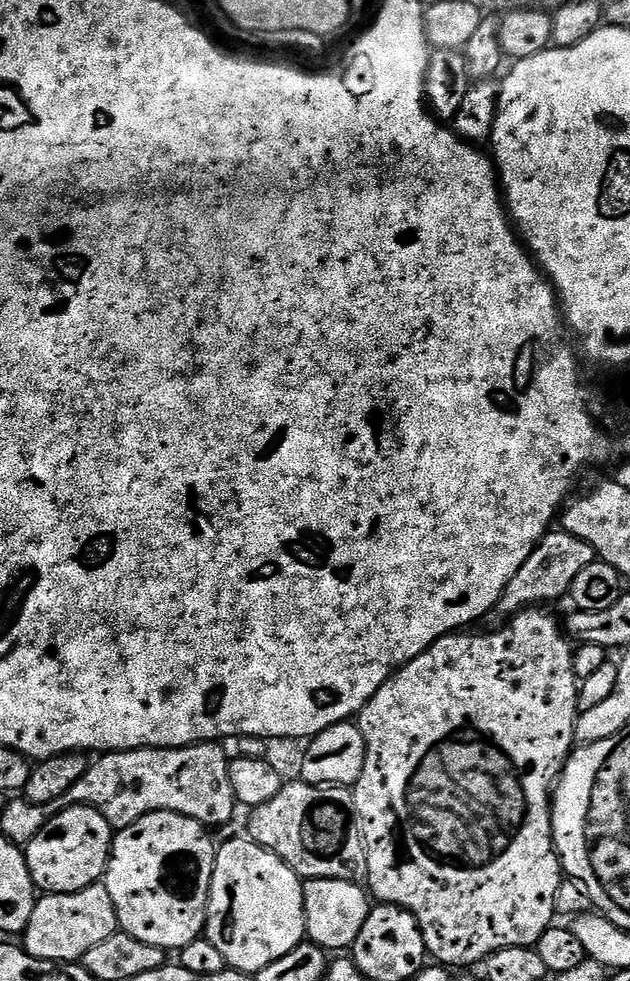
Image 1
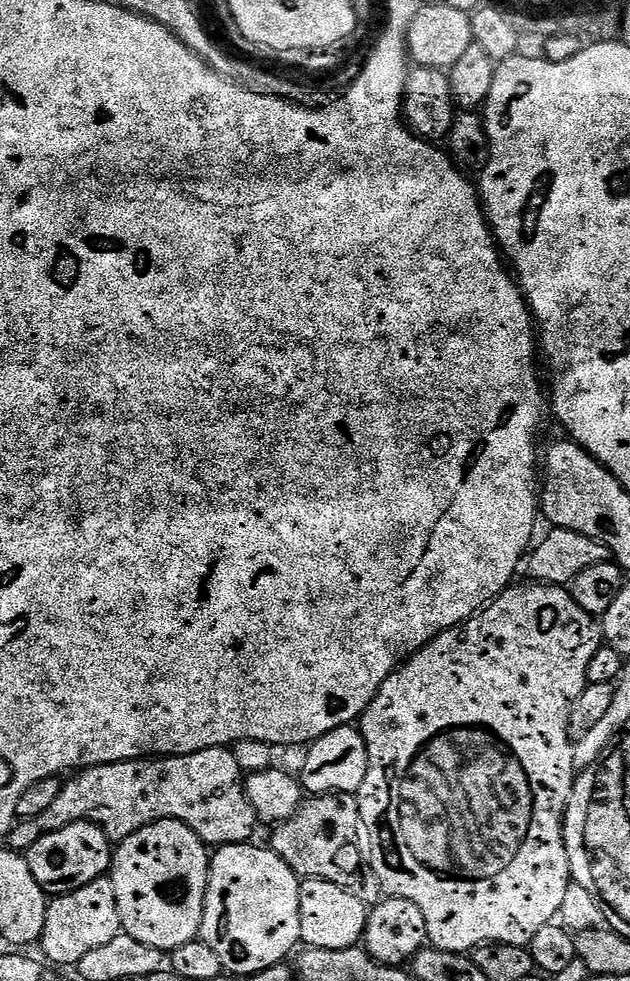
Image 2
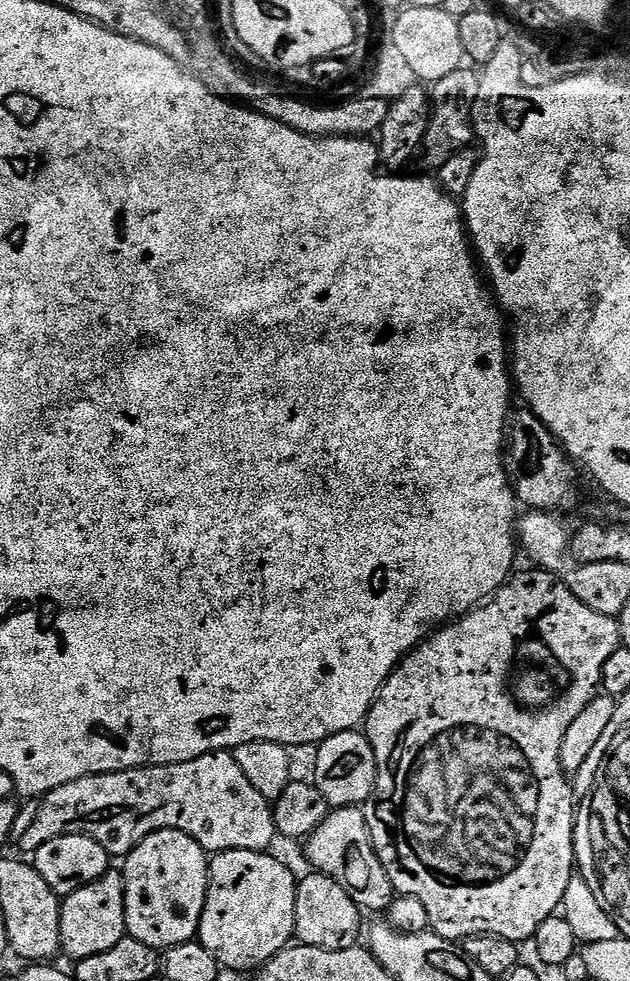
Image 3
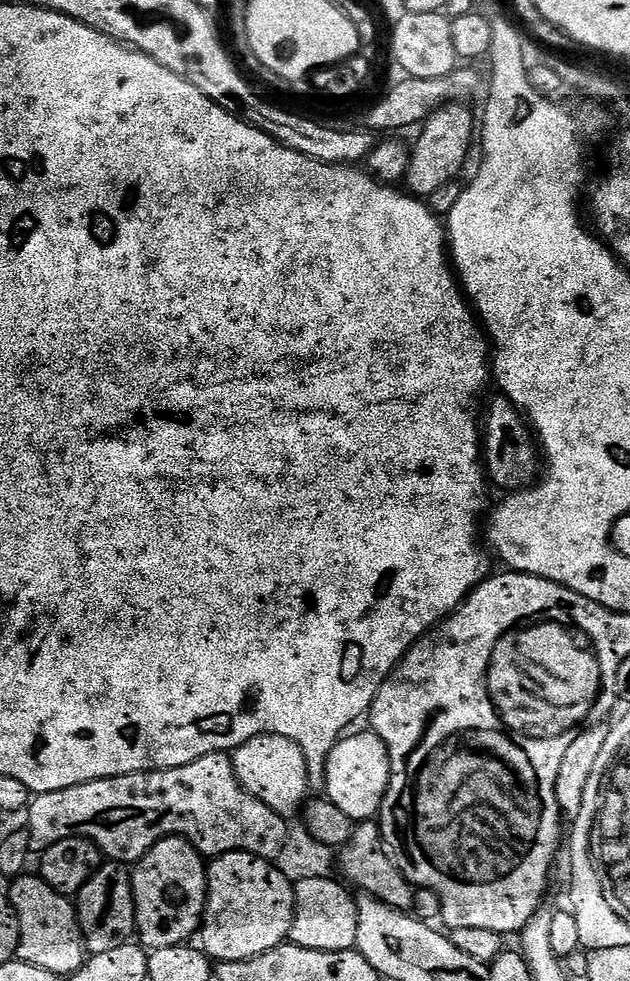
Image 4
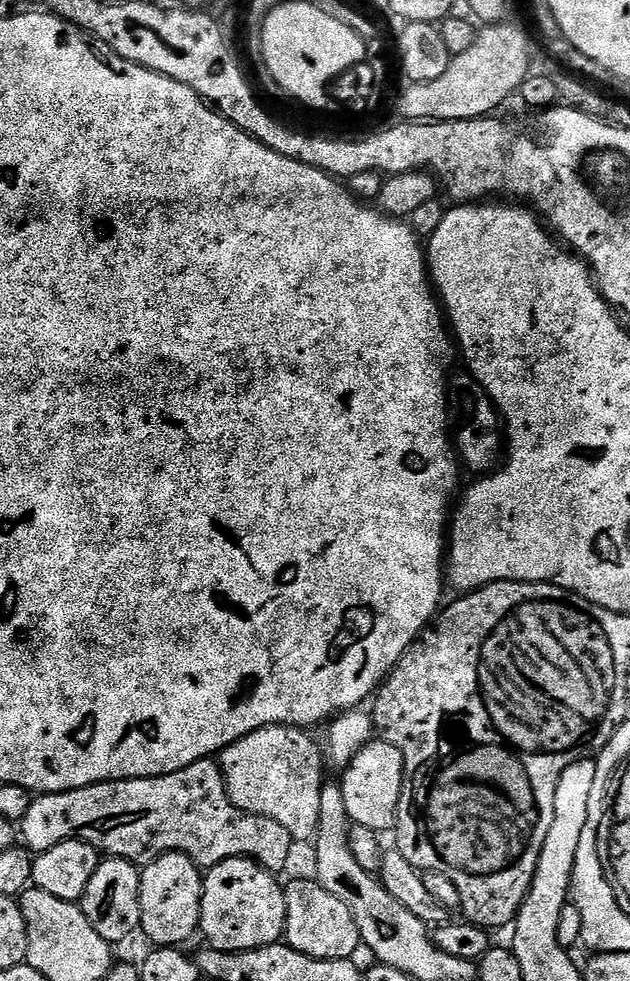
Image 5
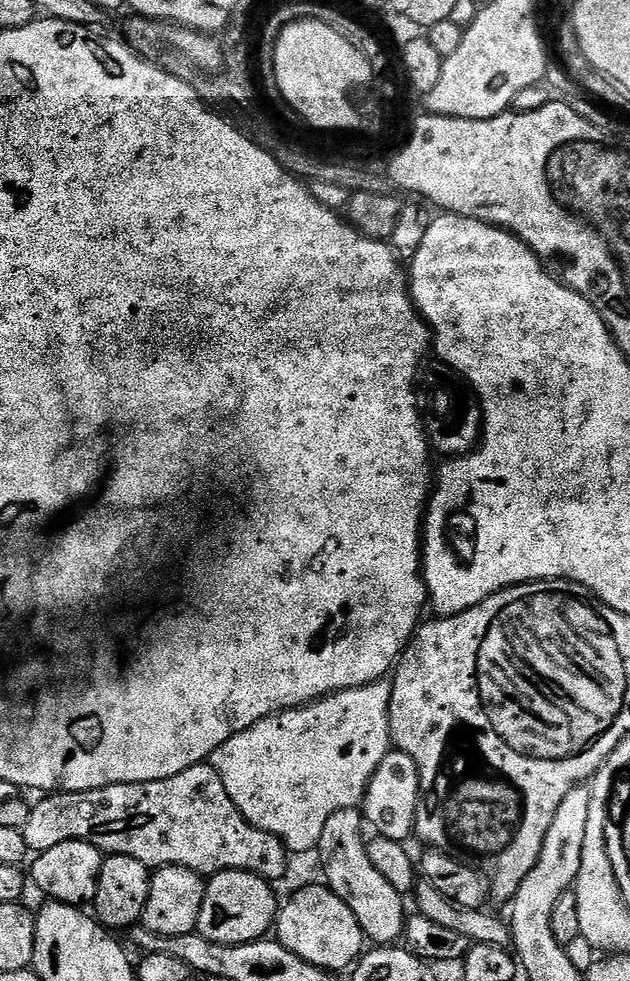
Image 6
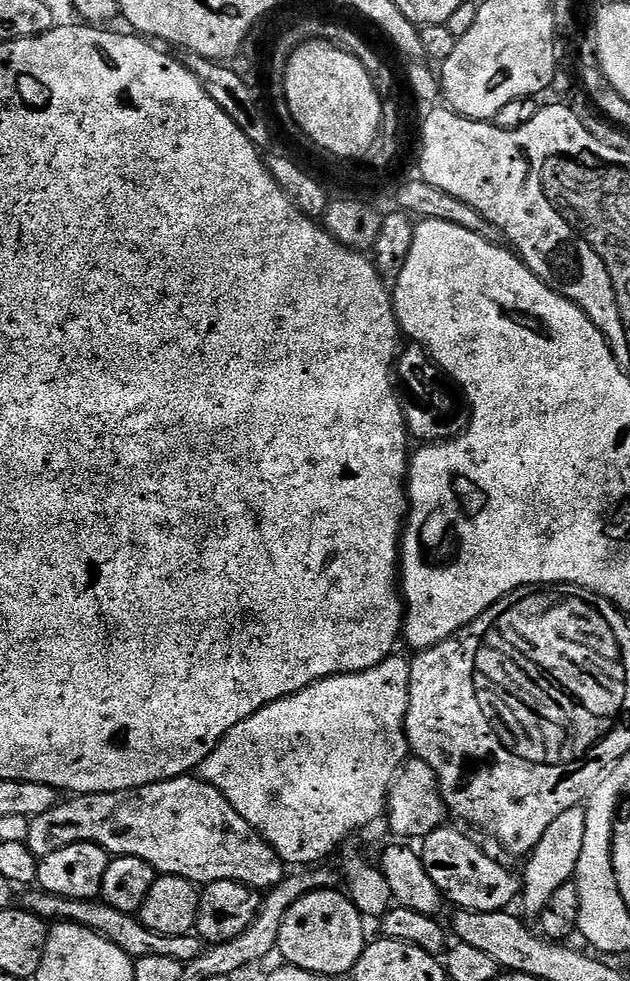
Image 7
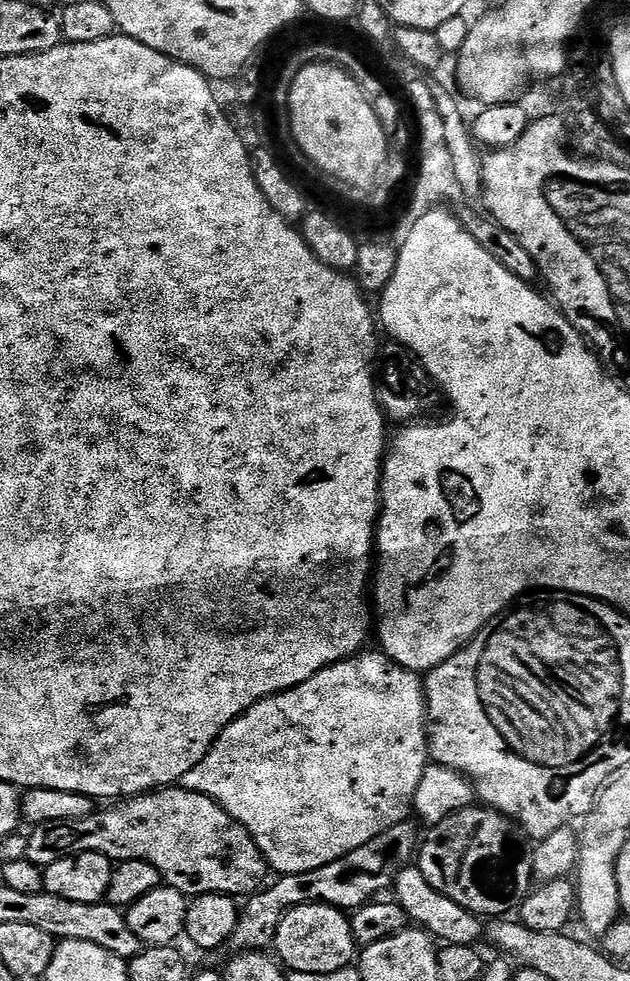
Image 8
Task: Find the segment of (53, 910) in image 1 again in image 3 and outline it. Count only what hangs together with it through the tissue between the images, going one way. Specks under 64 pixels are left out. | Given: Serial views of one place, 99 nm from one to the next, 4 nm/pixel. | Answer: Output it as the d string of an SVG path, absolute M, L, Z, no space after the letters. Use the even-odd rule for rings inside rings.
M109 870L102 879L63 897L60 905L60 944L63 955L68 955L69 961L90 958L90 954L103 954L118 946L118 942L124 940L127 930L124 877L119 871Z

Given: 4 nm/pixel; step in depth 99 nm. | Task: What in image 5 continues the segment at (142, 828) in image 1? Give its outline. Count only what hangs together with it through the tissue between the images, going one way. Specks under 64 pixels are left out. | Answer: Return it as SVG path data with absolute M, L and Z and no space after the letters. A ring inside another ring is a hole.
M166 852L156 860L152 860L149 864L143 865L140 873L140 928L142 932L145 932L153 941L151 942L156 946L184 946L184 943L191 938L192 935L197 935L200 926L200 917L202 915L202 909L200 903L202 902L202 894L204 893L204 876L202 875L202 869L199 864L194 863L191 858L184 852Z

